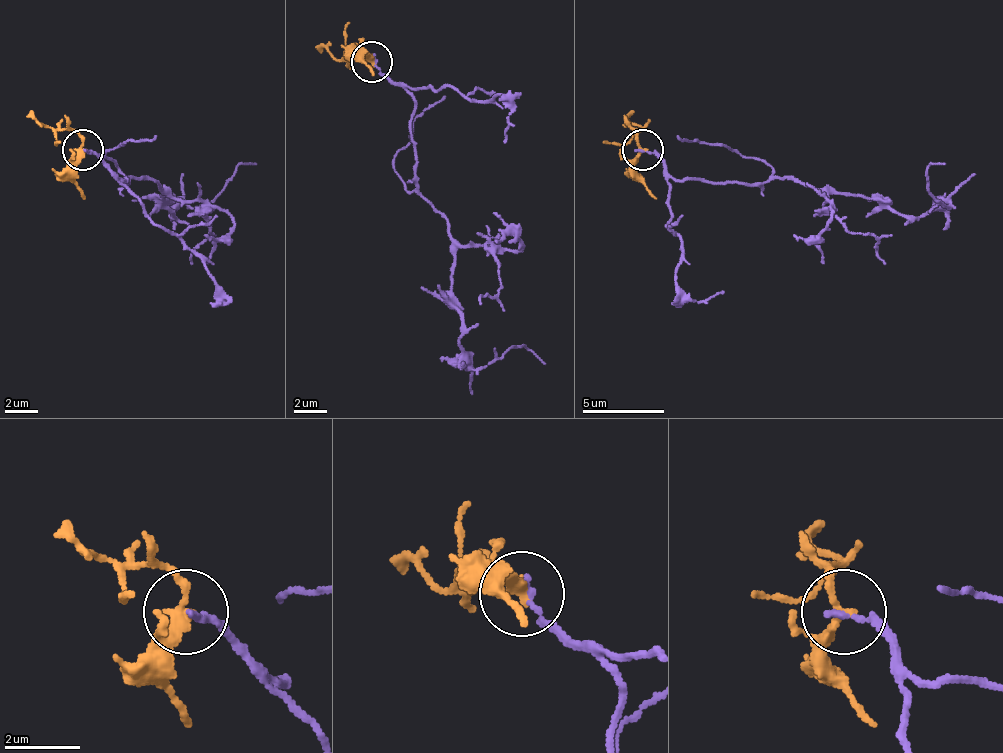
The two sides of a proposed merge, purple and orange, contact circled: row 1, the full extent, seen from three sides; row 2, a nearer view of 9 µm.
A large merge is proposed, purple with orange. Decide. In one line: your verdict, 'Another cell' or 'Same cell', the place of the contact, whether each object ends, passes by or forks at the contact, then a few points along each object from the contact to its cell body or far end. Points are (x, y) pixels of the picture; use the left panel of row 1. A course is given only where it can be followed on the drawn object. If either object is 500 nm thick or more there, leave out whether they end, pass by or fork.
Another cell. Place: (83, 149). At the ring purple ends. At the ring orange passes by. Course of purple: (82, 148), (94, 152), (127, 185), (155, 181), (172, 218), (184, 205), (204, 205), (233, 173), (258, 165). Course of orange: (82, 148), (69, 128), (61, 132), (57, 144), (61, 140)

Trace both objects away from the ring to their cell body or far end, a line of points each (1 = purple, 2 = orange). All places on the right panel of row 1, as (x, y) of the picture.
1: (639, 148), (684, 181), (799, 181), (885, 197), (901, 214), (925, 218), (950, 205), (925, 173), (946, 165)
2: (643, 148), (635, 128), (639, 132), (623, 144), (602, 140)

